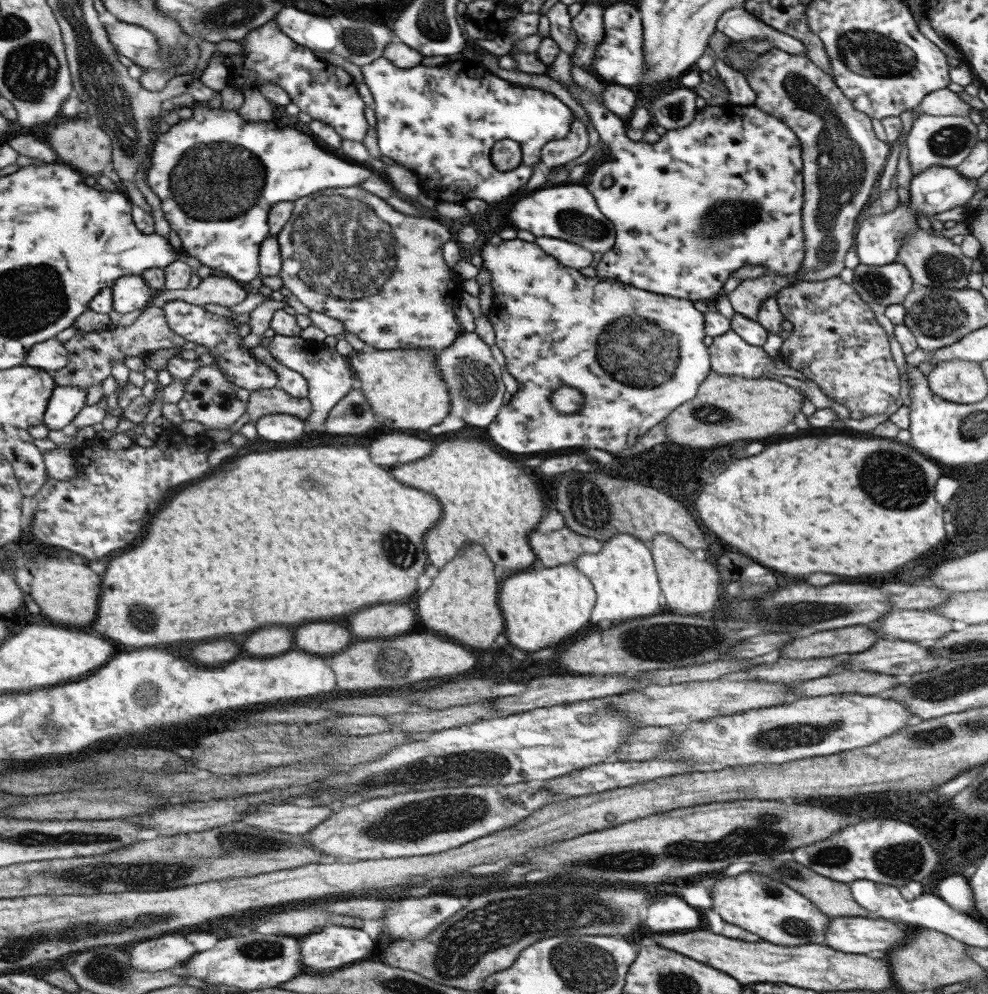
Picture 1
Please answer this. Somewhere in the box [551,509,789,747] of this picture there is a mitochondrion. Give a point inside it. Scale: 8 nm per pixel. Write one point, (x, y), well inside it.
(671, 642)

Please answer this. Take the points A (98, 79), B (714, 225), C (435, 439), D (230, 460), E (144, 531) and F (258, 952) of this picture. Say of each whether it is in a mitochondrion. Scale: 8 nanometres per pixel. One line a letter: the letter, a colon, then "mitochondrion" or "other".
A: mitochondrion
B: mitochondrion
C: other
D: other
E: other
F: mitochondrion

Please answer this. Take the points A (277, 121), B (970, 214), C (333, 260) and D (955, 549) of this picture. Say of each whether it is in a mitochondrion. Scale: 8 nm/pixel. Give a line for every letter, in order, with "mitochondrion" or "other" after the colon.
A: other
B: other
C: mitochondrion
D: other

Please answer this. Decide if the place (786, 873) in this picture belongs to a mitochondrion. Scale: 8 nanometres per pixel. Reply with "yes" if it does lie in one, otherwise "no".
yes

